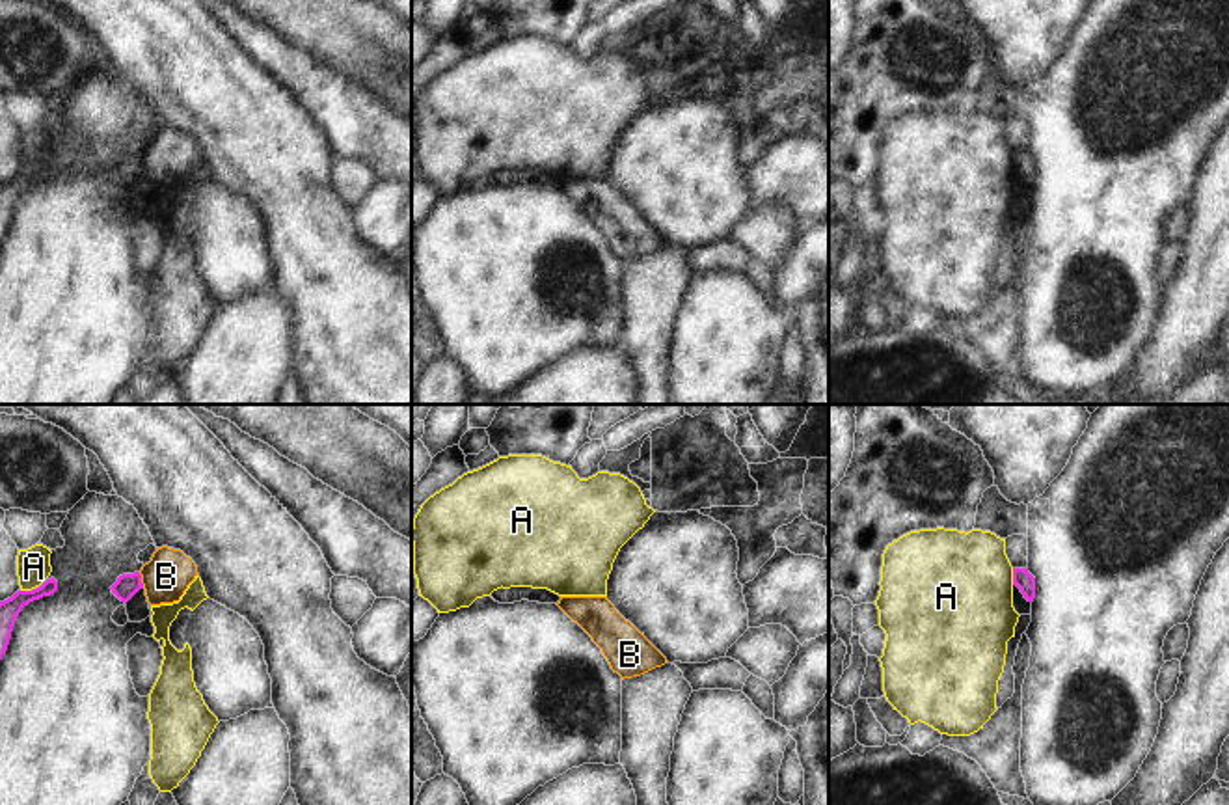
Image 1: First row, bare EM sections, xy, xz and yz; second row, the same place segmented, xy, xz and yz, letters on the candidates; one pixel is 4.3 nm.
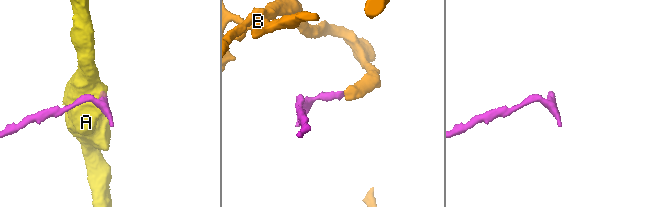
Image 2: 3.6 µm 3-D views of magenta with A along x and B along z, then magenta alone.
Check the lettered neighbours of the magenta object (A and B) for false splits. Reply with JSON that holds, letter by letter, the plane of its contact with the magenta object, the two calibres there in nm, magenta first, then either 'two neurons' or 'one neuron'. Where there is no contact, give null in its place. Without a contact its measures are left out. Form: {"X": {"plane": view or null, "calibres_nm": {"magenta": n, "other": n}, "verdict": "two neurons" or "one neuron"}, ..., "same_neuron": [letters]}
{"A": {"plane": "yz", "calibres_nm": {"magenta": 80, "other": 480}, "verdict": "two neurons"}, "B": {"plane": "xy", "calibres_nm": {"magenta": 100, "other": 200}, "verdict": "two neurons"}, "same_neuron": []}

